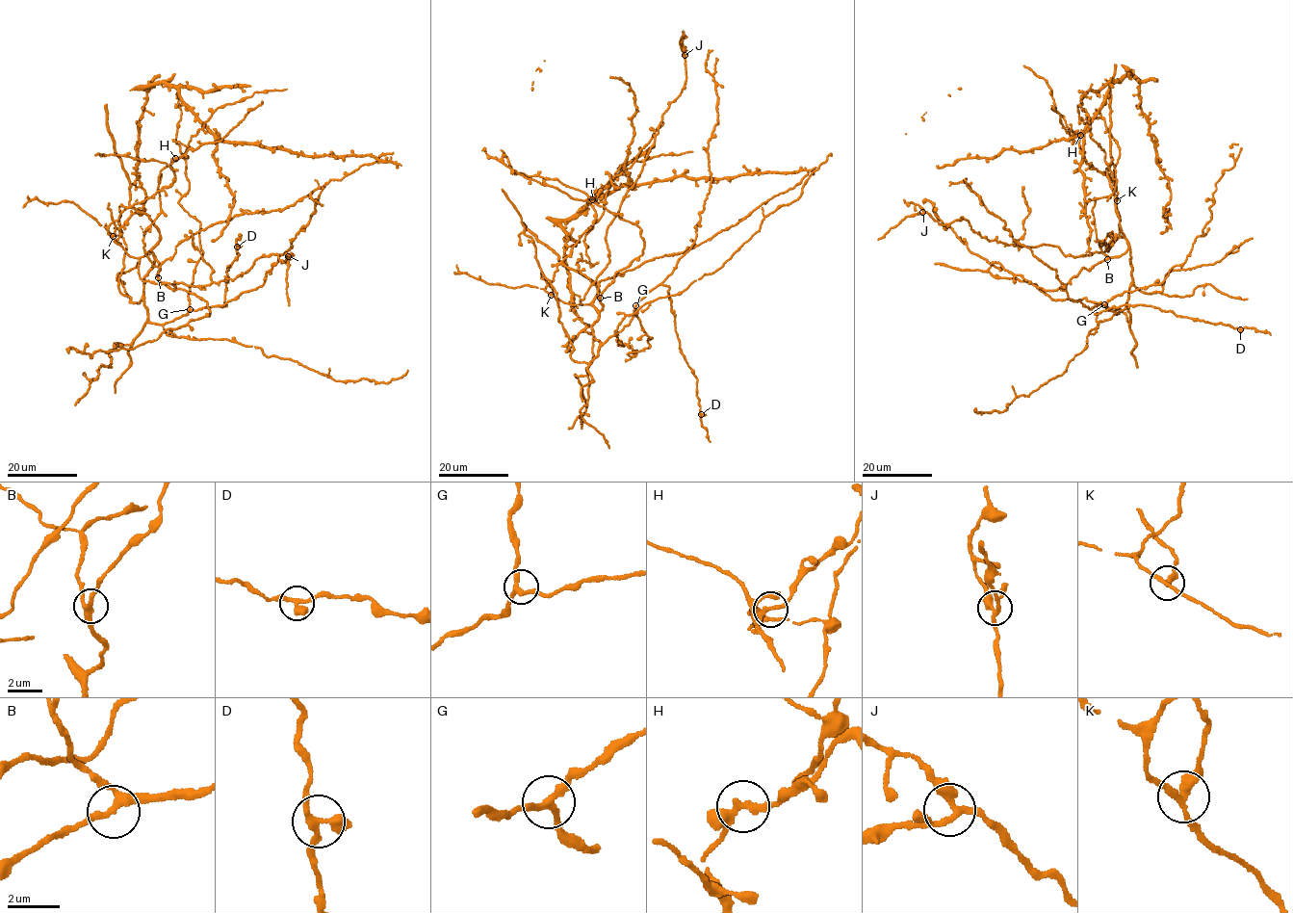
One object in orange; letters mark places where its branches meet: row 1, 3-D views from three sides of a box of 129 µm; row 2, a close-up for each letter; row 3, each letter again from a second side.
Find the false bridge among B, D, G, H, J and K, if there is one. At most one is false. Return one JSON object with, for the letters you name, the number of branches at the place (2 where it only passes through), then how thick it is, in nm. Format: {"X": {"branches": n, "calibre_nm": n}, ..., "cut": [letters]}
{"K": {"branches": 3, "calibre_nm": 280}, "cut": ["K"]}

